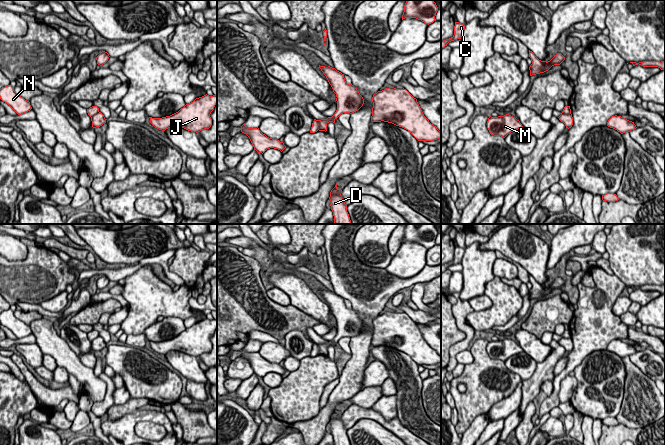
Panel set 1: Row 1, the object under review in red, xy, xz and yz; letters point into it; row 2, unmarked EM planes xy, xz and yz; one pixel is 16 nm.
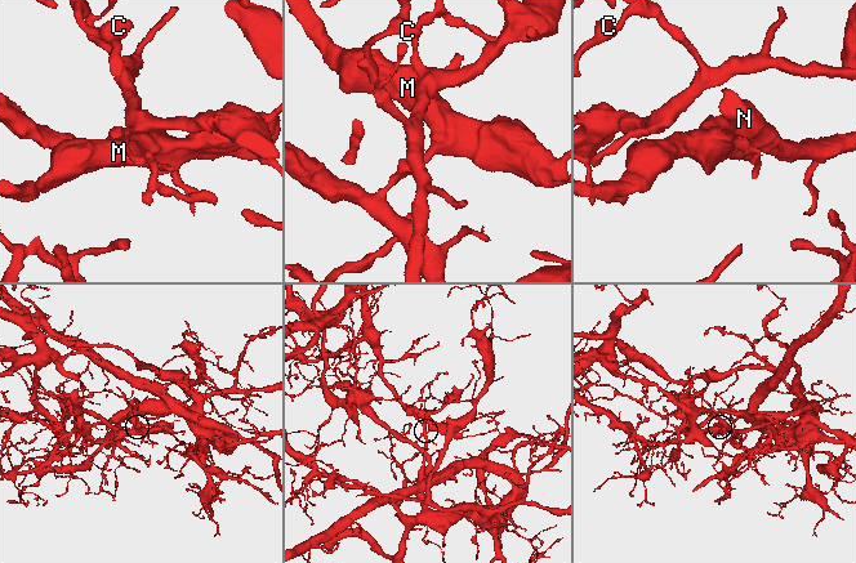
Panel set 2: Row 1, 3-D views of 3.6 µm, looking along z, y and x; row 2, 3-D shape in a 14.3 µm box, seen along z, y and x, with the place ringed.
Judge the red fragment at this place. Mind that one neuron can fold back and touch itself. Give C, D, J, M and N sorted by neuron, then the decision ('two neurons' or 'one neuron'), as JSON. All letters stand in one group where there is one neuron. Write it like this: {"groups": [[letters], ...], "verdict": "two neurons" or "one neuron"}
{"groups": [["C", "D", "N"], ["J", "M"]], "verdict": "two neurons"}

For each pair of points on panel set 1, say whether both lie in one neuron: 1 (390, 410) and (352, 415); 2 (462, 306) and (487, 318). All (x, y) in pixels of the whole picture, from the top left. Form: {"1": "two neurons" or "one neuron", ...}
{"1": "two neurons", "2": "two neurons"}

